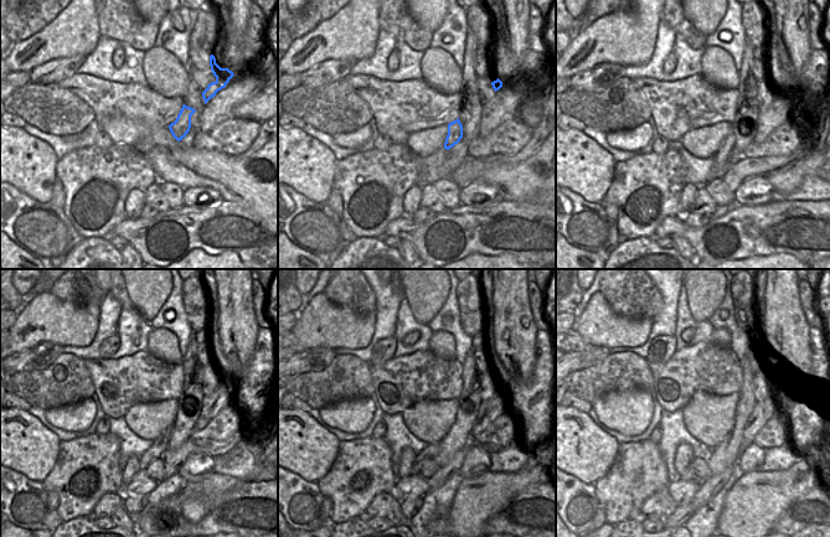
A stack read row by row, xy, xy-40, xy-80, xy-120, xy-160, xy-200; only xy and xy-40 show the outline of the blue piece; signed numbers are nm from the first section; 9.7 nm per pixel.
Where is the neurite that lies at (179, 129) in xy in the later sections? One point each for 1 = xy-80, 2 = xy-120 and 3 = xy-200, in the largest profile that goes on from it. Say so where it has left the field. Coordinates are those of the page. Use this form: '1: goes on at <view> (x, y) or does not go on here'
1: goes on at xy-80 (720, 165)
2: goes on at xy-120 (159, 447)
3: goes on at xy-200 (689, 474)

